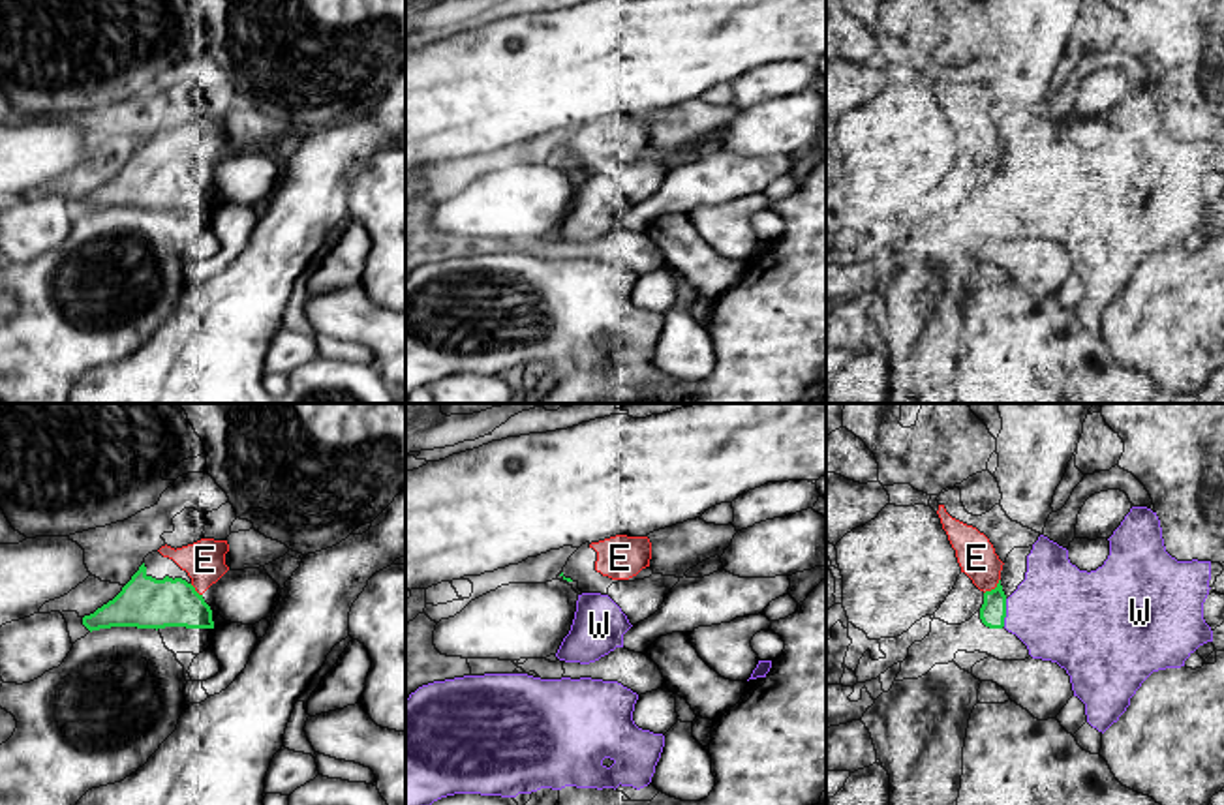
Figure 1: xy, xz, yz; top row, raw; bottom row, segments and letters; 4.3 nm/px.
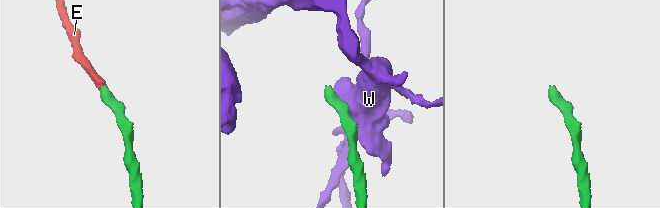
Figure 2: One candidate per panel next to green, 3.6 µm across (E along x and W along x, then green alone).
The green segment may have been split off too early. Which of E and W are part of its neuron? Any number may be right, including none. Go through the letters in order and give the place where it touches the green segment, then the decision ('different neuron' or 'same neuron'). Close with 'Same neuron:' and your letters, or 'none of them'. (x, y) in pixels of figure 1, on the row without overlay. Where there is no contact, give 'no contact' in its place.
E: contact yz (995, 167); same neuron
W: contact yz (1005, 192); different neuron
Same neuron: E

